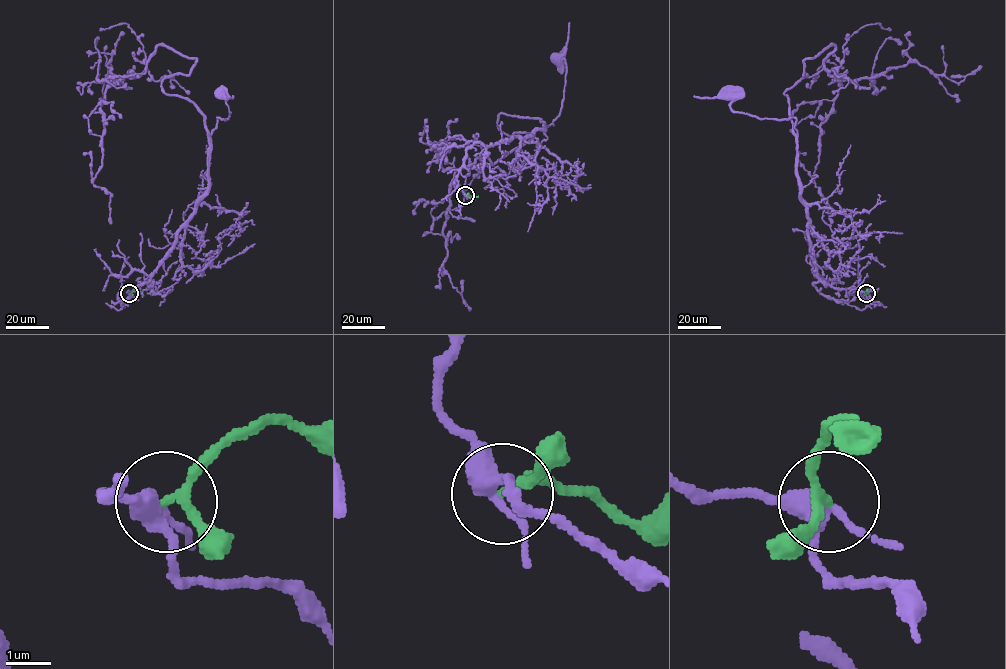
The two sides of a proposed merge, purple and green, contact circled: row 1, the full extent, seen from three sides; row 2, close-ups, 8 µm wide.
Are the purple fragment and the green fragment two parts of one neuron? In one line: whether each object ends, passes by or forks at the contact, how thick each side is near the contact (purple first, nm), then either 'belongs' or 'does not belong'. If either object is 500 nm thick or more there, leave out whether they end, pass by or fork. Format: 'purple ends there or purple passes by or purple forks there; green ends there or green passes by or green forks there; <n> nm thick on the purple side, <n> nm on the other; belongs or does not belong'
purple forks there; green passes by; 320 nm thick on the purple side, 160 nm on the other; does not belong

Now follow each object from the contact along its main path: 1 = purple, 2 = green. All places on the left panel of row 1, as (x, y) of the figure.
1: (129, 293), (124, 300), (150, 280), (207, 189), (210, 134), (217, 117), (225, 119), (230, 113), (217, 93)
2: (130, 293), (134, 289), (142, 290)

